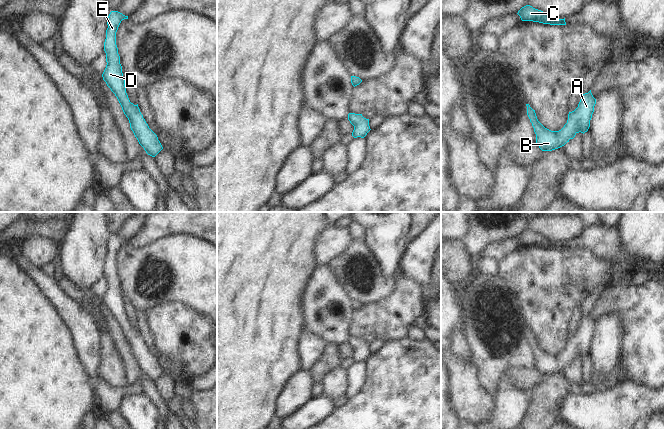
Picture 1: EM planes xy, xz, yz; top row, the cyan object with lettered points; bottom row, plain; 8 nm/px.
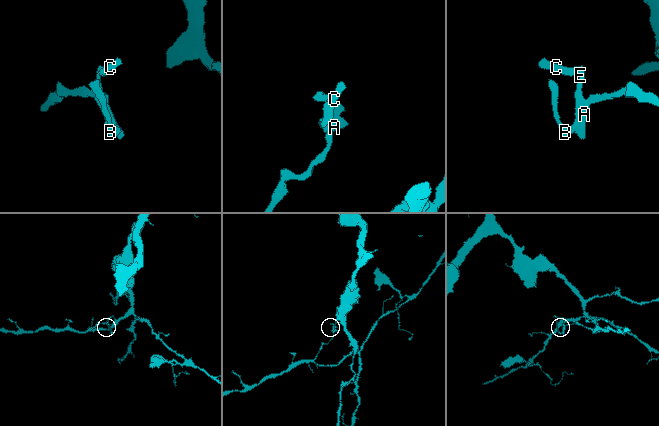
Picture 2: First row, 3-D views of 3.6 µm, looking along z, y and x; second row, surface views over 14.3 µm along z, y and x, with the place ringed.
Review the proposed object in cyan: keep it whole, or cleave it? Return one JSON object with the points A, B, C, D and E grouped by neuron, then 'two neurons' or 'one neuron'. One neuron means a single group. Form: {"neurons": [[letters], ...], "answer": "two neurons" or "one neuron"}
{"neurons": [["A", "B", "C", "D", "E"]], "answer": "one neuron"}

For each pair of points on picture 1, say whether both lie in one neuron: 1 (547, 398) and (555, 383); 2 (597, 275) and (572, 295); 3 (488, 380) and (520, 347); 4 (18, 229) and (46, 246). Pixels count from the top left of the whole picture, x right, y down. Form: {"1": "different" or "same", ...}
{"1": "same", "2": "same", "3": "same", "4": "different"}

